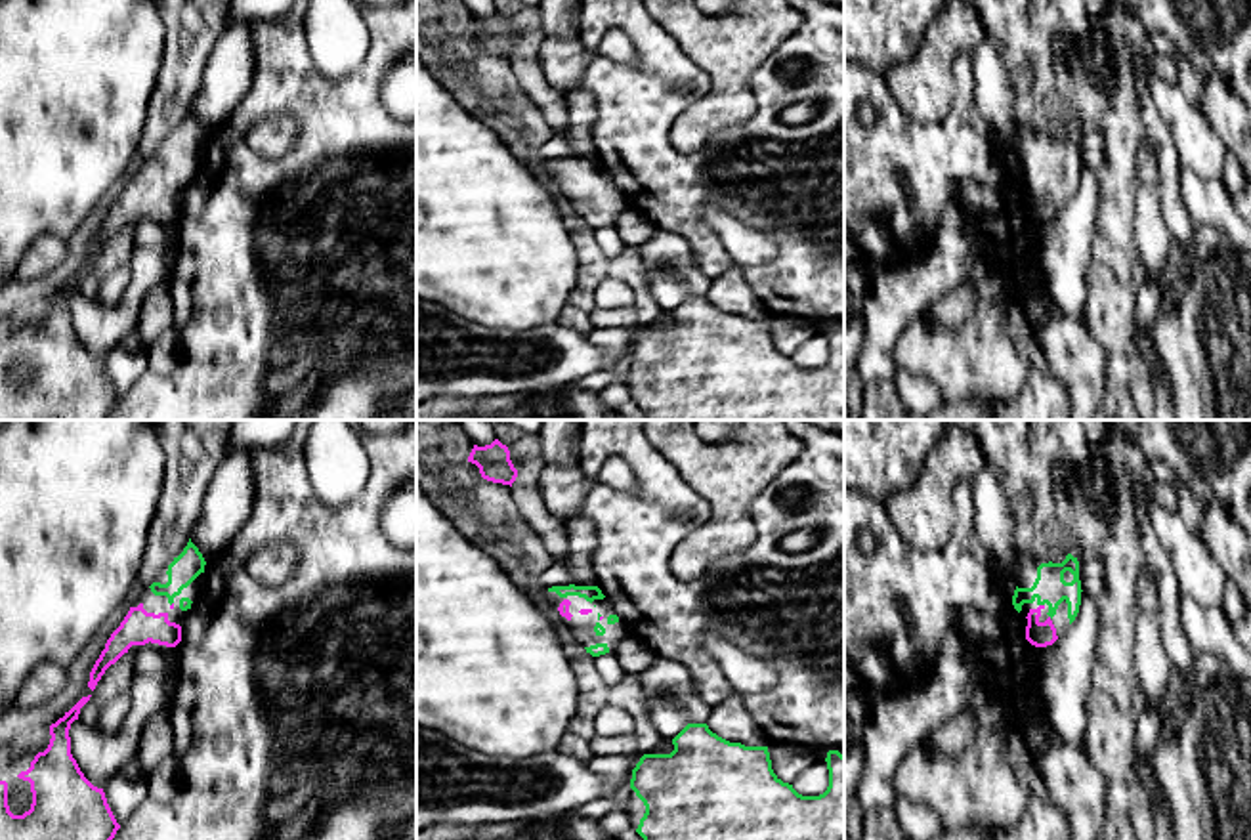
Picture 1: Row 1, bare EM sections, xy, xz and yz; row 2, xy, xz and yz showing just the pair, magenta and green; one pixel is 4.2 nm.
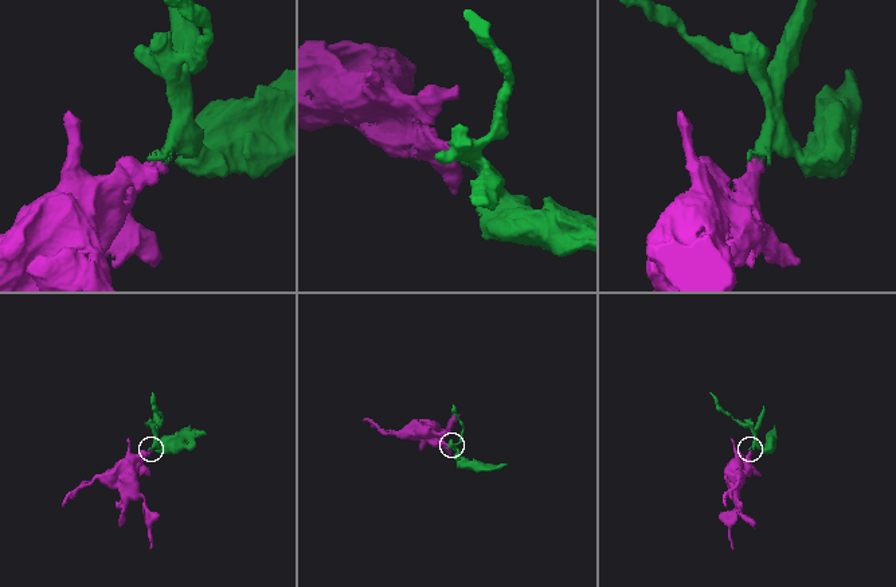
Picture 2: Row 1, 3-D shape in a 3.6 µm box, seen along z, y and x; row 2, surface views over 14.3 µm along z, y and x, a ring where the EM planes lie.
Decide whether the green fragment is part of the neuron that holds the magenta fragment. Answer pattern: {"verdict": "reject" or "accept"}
{"verdict": "accept"}

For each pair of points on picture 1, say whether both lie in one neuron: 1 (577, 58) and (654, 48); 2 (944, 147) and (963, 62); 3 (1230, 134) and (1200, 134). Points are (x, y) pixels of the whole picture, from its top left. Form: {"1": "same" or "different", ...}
{"1": "different", "2": "same", "3": "different"}

